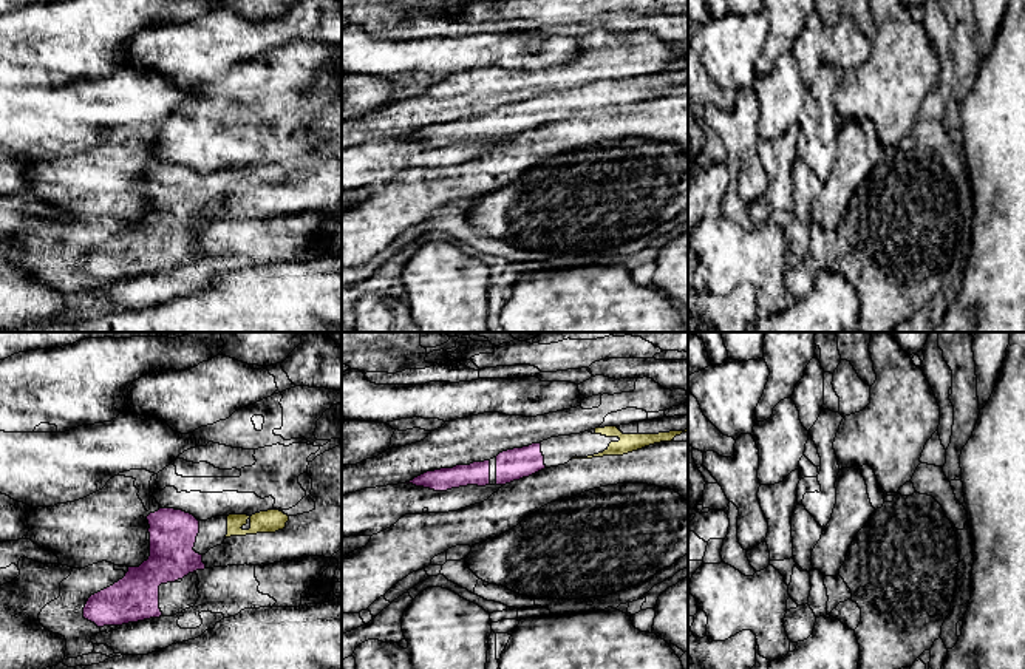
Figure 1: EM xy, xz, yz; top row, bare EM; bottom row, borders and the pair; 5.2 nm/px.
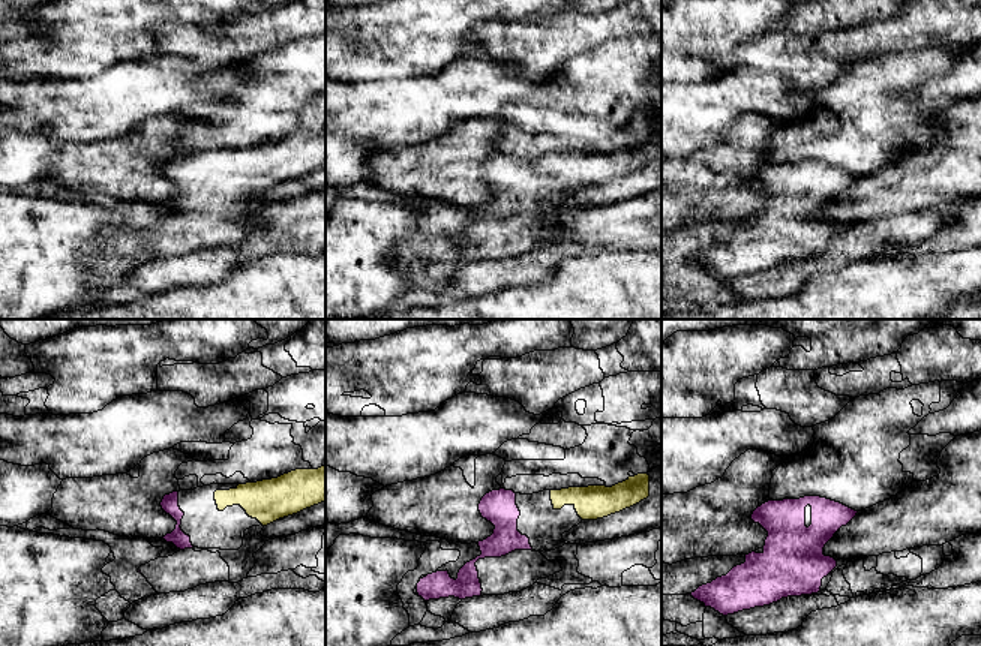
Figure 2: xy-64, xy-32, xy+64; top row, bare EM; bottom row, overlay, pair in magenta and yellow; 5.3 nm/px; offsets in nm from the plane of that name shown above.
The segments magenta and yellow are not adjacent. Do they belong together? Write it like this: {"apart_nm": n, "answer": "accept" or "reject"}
{"apart_nm": 140, "answer": "accept"}

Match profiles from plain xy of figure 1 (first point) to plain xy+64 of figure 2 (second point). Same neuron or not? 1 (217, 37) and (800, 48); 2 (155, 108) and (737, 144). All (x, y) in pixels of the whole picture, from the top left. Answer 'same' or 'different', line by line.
1: same
2: different

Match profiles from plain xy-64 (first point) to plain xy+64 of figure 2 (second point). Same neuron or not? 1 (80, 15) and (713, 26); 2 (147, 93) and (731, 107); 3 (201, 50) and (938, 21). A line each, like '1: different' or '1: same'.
1: same
2: same
3: same

